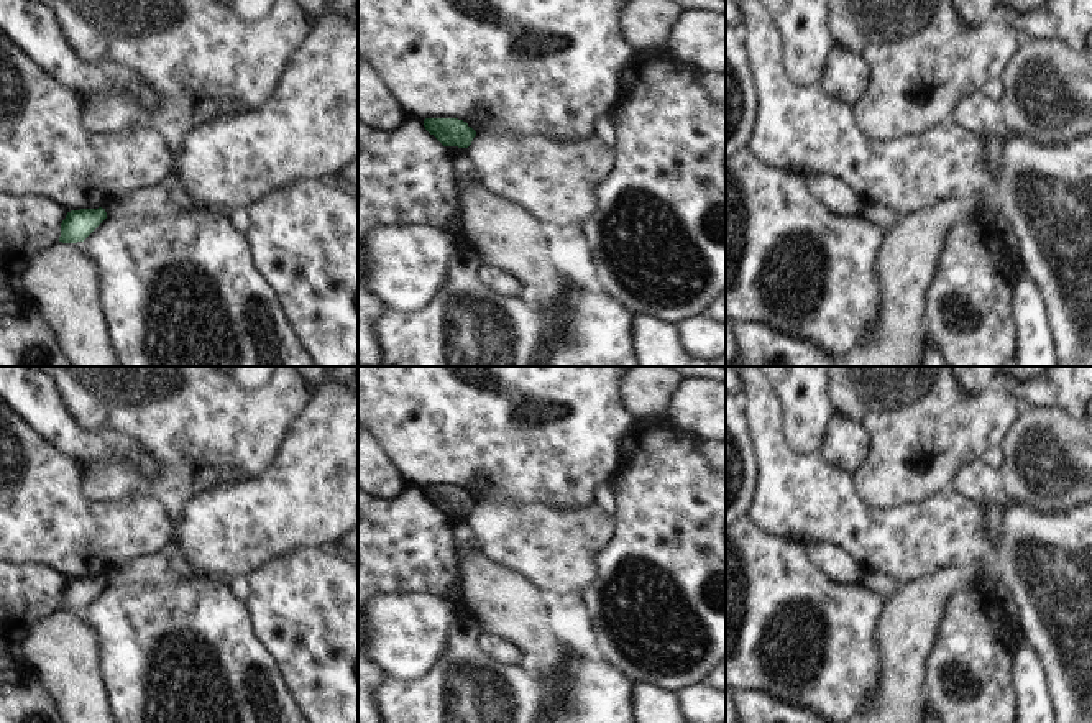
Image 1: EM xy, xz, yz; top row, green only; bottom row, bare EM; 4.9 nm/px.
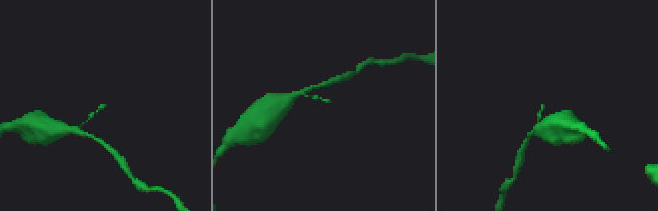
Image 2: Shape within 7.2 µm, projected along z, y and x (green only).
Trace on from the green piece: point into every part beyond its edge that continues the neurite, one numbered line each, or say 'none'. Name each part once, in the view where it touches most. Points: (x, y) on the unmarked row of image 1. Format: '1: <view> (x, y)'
none

